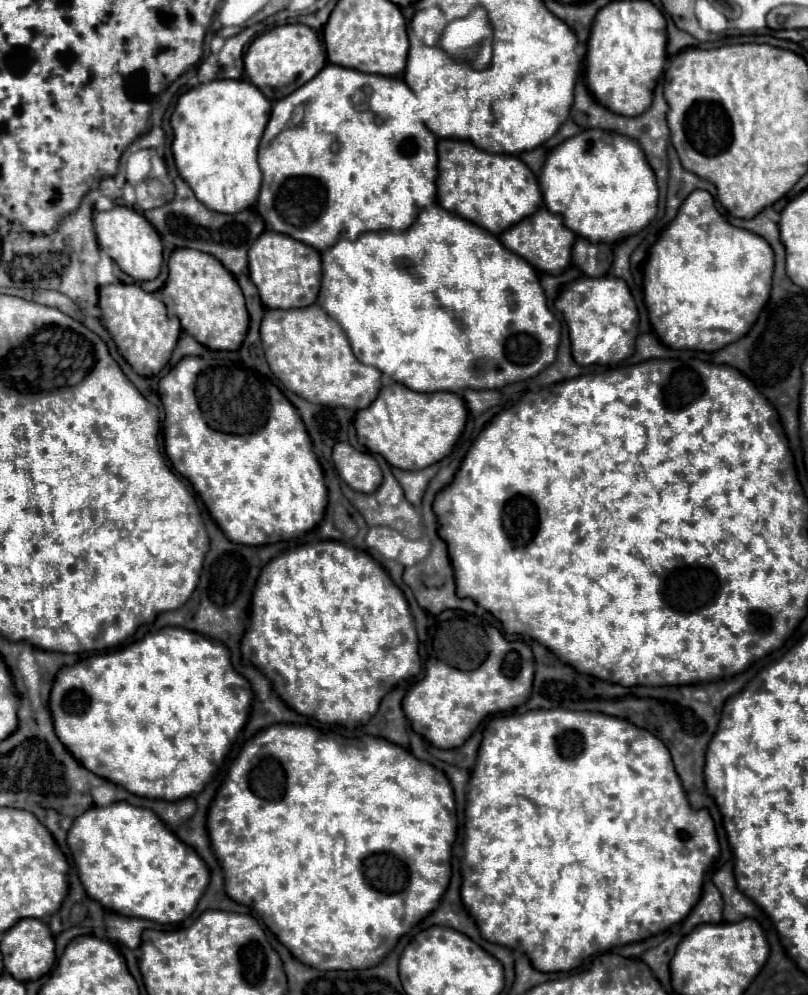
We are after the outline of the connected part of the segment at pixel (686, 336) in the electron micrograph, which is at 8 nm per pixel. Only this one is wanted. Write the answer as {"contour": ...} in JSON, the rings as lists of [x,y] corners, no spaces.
{"contour":[[[694,190],[682,202],[676,218],[660,234],[650,248],[644,266],[644,302],[648,318],[656,330],[660,342],[674,350],[702,350],[716,352],[736,340],[740,340],[756,322],[764,308],[772,286],[774,254],[770,244],[762,236],[730,226],[720,214],[716,216],[714,198],[706,190]]]}

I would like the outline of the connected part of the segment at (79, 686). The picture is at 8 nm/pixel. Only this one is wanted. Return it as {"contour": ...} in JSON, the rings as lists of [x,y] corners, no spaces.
{"contour":[[[168,626],[168,628],[162,628],[160,632],[149,633],[143,639],[124,646],[124,648],[116,648],[116,650],[102,652],[102,654],[94,654],[94,656],[88,656],[88,658],[76,662],[74,666],[64,666],[56,674],[56,680],[52,684],[50,714],[52,714],[52,720],[54,720],[56,736],[72,752],[72,756],[84,768],[94,772],[96,776],[106,778],[106,780],[126,788],[128,792],[132,792],[136,796],[146,796],[146,798],[152,798],[152,800],[180,800],[180,798],[186,798],[186,796],[202,792],[206,782],[220,768],[220,764],[224,762],[224,756],[230,750],[230,744],[236,740],[238,732],[242,730],[242,726],[244,726],[244,722],[248,718],[250,700],[252,700],[250,682],[234,672],[234,668],[230,664],[228,650],[226,650],[226,646],[222,642],[208,640],[208,638],[204,638],[198,632],[190,632],[190,630],[184,630],[184,628],[170,628]]]}

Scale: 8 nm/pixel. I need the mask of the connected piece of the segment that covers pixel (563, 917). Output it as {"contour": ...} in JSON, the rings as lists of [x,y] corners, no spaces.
{"contour":[[[564,708],[530,710],[526,714],[512,714],[512,716],[500,716],[500,718],[492,718],[490,720],[490,724],[484,730],[484,738],[482,738],[482,744],[480,744],[480,750],[478,750],[476,768],[474,768],[474,772],[470,776],[470,790],[468,790],[468,806],[466,806],[466,824],[464,824],[464,828],[466,828],[466,844],[464,844],[466,850],[464,850],[464,860],[462,860],[462,902],[464,902],[464,906],[468,908],[470,916],[474,918],[474,922],[478,924],[482,936],[488,942],[494,942],[494,944],[500,944],[500,946],[506,946],[506,948],[512,948],[512,950],[518,950],[518,952],[526,954],[530,964],[532,964],[532,968],[536,968],[540,972],[568,972],[568,970],[580,968],[594,954],[612,950],[616,946],[626,946],[626,944],[640,942],[640,940],[644,940],[648,936],[654,936],[654,934],[660,934],[660,932],[668,930],[674,924],[680,924],[692,912],[696,900],[702,894],[704,874],[706,874],[708,866],[720,854],[714,822],[712,822],[708,810],[700,810],[700,814],[694,814],[694,810],[690,808],[688,798],[684,794],[684,788],[680,784],[680,778],[678,778],[678,774],[674,770],[670,752],[668,752],[668,748],[664,746],[662,740],[658,740],[656,736],[652,736],[650,732],[646,732],[642,728],[636,728],[634,724],[630,724],[628,720],[622,720],[622,718],[614,718],[614,716],[606,716],[606,714],[598,714],[598,712],[572,712],[572,710],[564,710]]]}

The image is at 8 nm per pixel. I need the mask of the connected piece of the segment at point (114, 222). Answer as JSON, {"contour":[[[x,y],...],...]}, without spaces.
{"contour":[[[114,206],[108,212],[94,214],[94,232],[98,238],[98,246],[104,254],[108,254],[122,272],[132,276],[138,282],[154,280],[162,268],[162,242],[156,228],[134,208]]]}

